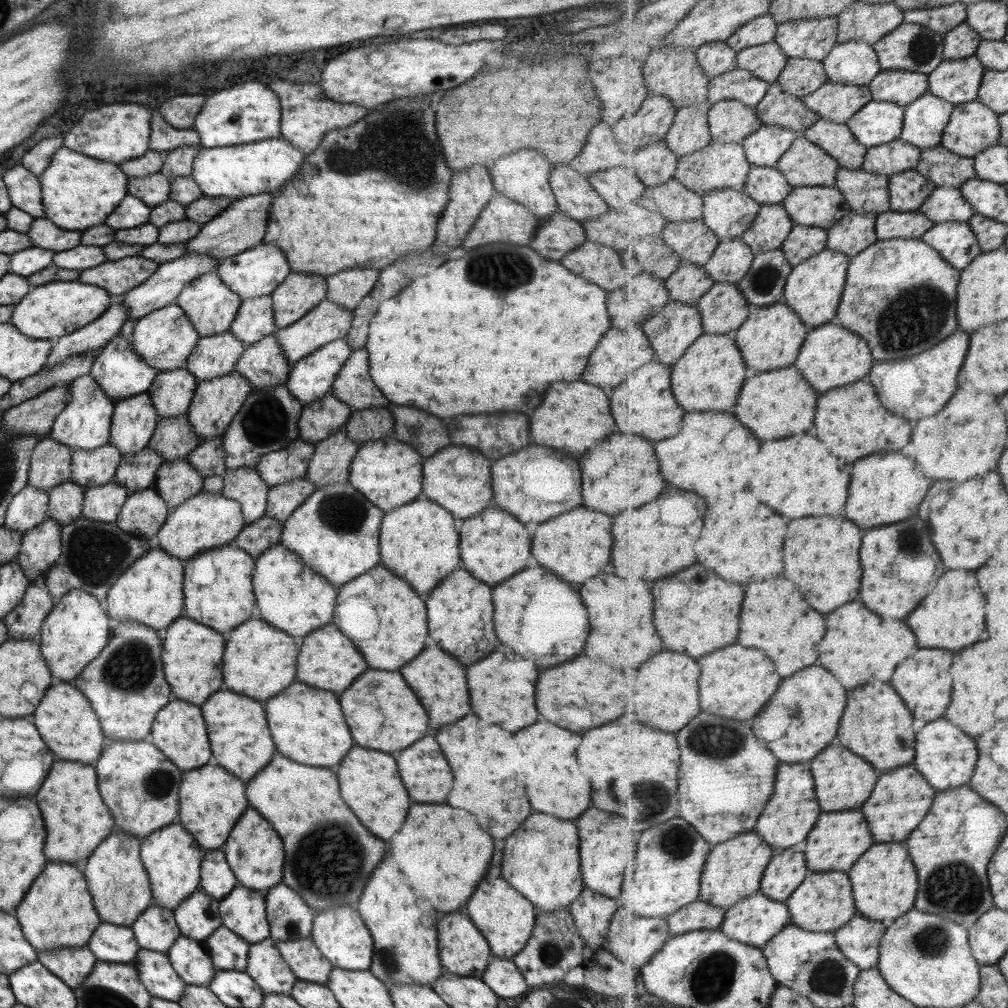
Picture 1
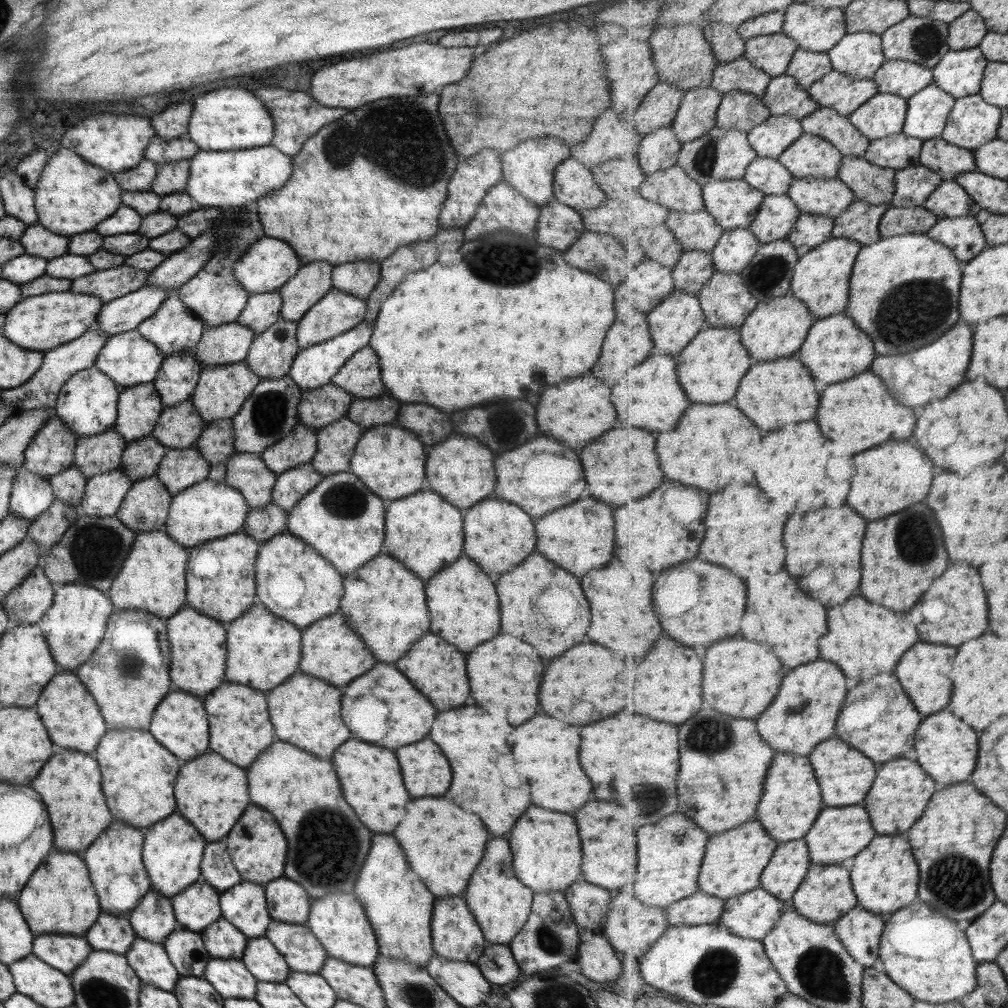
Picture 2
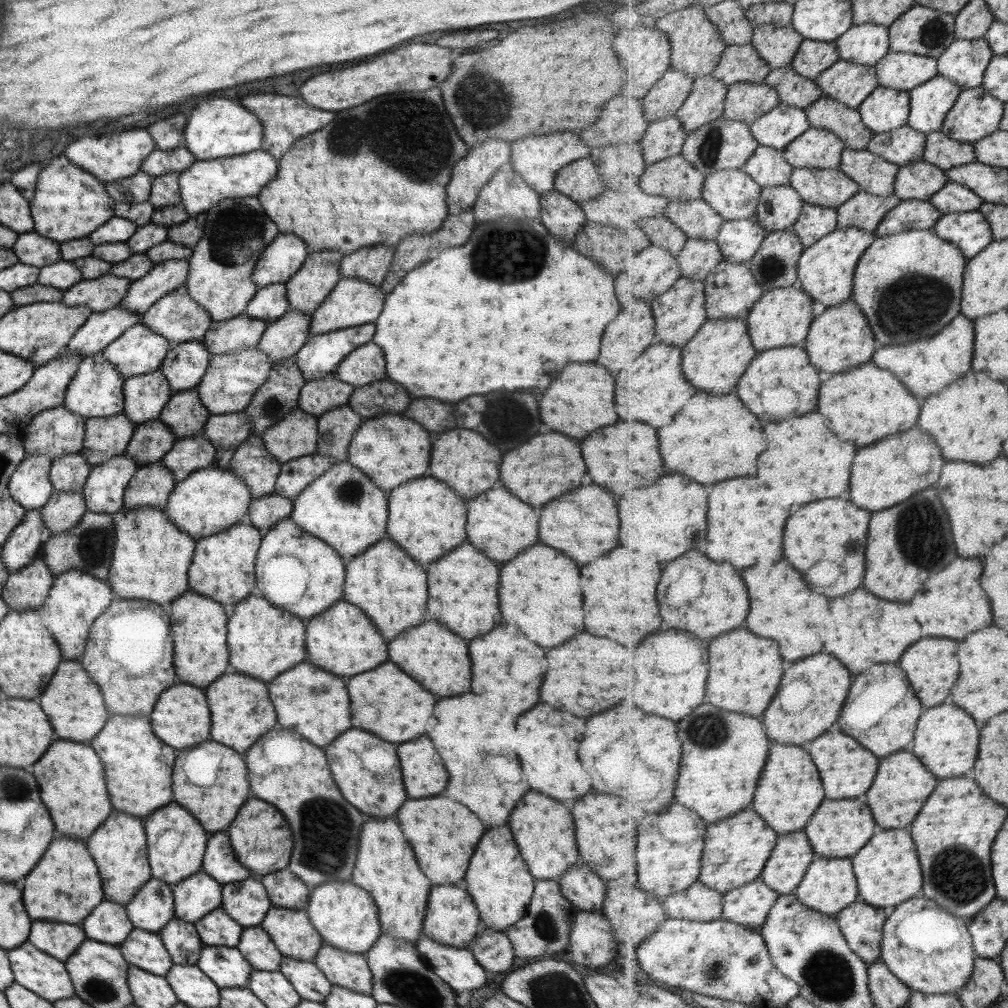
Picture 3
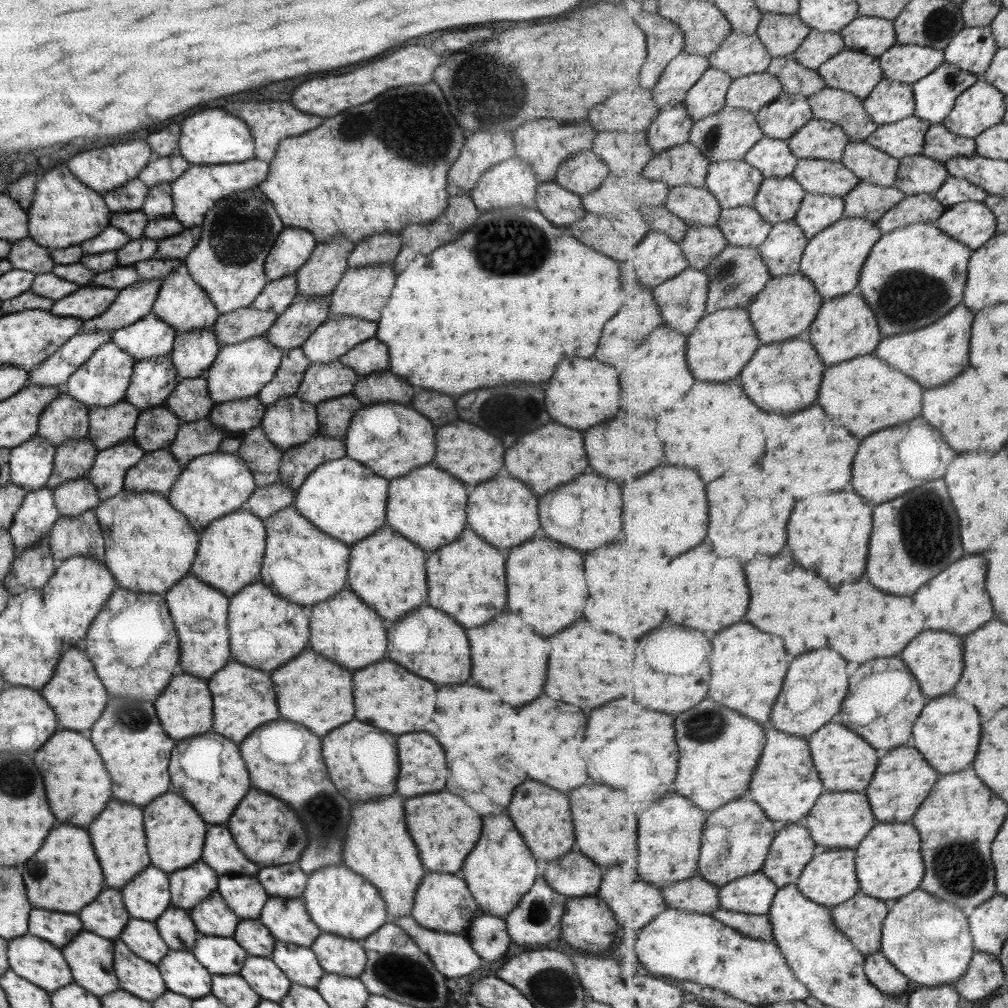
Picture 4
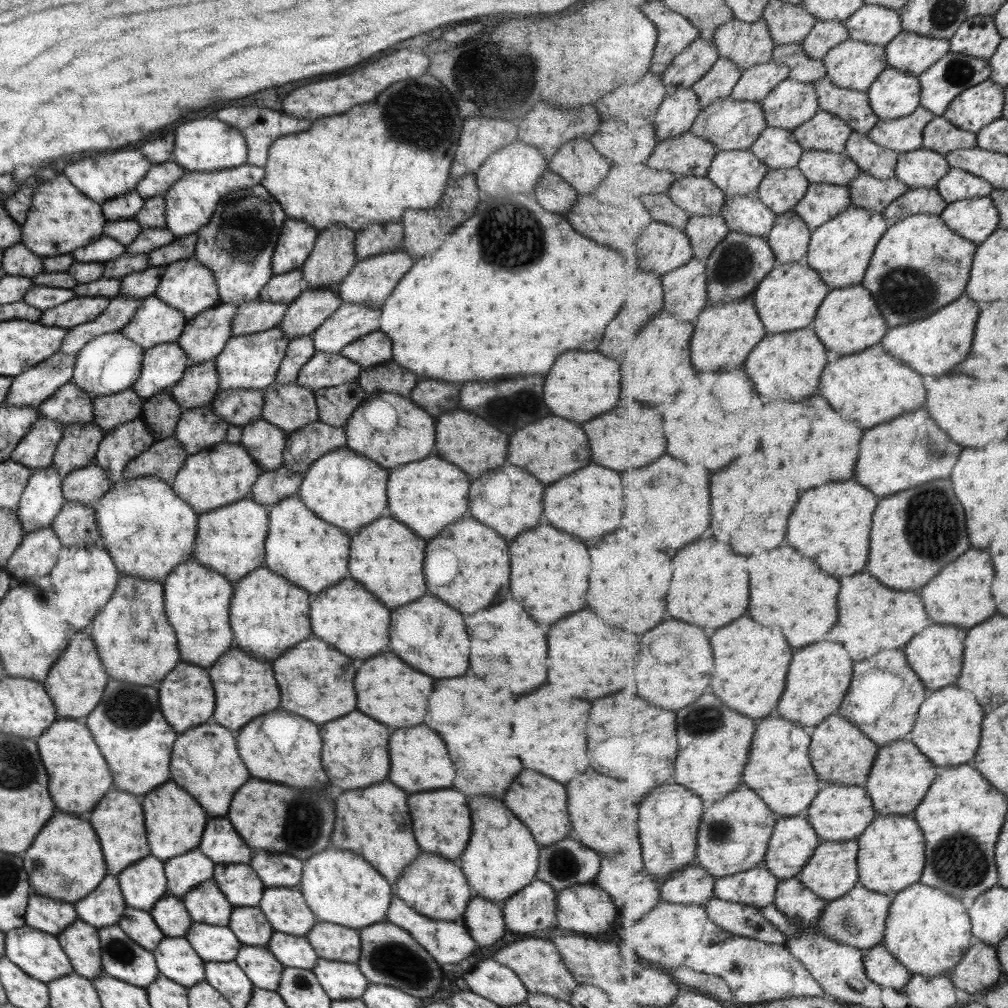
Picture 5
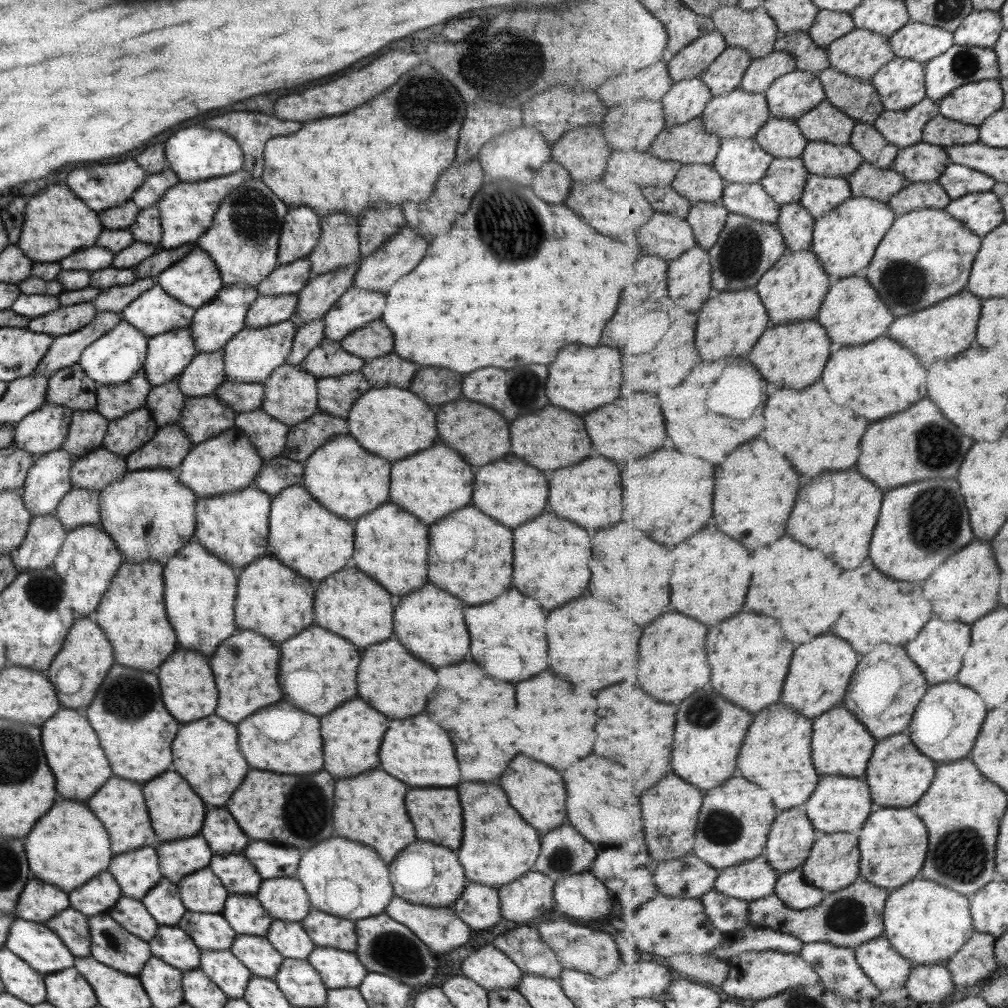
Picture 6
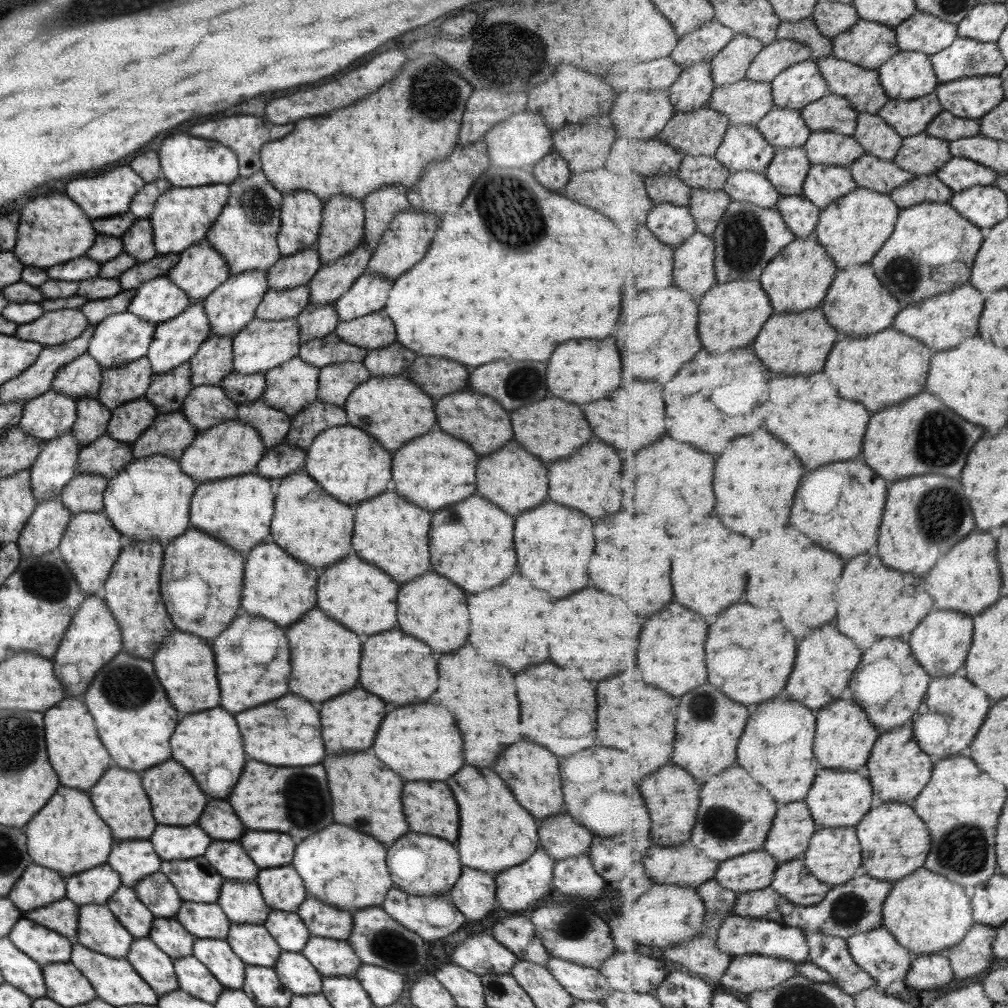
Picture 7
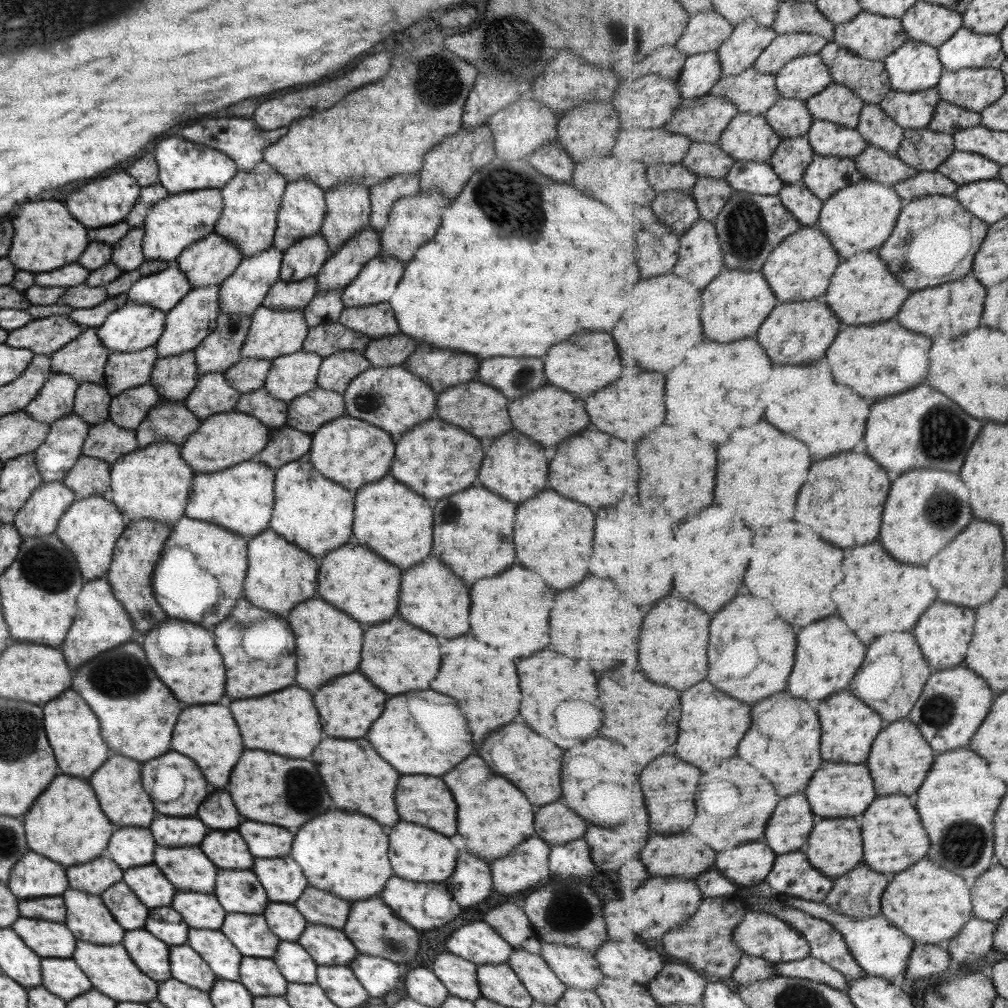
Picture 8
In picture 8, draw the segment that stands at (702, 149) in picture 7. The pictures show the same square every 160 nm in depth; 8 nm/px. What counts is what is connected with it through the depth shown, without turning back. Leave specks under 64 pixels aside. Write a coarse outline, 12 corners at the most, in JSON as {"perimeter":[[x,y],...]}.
{"perimeter":[[729,98],[684,99],[664,128],[718,144],[739,113]]}

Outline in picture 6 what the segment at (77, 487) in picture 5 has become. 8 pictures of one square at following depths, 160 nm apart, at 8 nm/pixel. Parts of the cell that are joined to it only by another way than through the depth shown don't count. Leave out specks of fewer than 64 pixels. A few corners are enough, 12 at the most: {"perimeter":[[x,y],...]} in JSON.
{"perimeter":[[100,446],[73,460],[72,487],[100,491],[121,478],[123,456]]}

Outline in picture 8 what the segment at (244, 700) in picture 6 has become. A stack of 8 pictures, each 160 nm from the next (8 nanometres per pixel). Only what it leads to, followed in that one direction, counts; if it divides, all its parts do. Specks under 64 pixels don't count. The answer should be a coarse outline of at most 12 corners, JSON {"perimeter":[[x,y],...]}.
{"perimeter":[[244,597],[213,630],[225,696],[255,698],[293,684],[293,636],[271,666],[241,650],[253,622],[285,618]]}

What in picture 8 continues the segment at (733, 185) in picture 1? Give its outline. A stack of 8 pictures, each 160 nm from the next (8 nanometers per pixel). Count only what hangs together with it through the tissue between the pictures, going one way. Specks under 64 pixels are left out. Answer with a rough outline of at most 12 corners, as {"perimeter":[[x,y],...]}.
{"perimeter":[[754,67],[722,76],[710,94],[763,115],[781,97],[776,75]]}

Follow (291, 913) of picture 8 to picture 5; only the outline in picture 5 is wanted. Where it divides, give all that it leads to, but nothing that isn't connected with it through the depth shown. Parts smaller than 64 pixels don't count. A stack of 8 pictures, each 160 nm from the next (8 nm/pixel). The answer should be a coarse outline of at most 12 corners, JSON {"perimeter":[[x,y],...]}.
{"perimeter":[[273,931],[266,948],[282,967],[312,970],[303,936]]}

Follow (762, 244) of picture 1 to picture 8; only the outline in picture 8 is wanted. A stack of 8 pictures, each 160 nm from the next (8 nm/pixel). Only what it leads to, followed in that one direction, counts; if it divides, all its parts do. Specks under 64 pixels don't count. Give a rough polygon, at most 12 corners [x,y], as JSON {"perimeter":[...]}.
{"perimeter":[[806,135],[783,139],[769,163],[784,183],[804,180],[815,156]]}

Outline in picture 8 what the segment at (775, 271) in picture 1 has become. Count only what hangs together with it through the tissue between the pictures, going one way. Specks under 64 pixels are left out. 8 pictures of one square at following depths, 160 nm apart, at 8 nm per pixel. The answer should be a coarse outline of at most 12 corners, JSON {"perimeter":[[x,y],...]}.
{"perimeter":[[803,181],[778,194],[802,226],[817,226],[824,201]]}

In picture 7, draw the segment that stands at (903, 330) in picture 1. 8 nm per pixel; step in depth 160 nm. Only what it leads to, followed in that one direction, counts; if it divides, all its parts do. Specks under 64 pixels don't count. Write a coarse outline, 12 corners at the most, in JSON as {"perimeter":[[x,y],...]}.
{"perimeter":[[901,210],[871,263],[904,309],[969,283],[986,231]]}

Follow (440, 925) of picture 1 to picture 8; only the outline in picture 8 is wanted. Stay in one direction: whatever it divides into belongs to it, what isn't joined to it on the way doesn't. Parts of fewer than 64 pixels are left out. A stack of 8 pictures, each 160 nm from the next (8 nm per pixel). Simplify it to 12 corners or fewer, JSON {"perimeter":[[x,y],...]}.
{"perimeter":[[411,822],[393,826],[392,875],[443,884],[457,850]]}

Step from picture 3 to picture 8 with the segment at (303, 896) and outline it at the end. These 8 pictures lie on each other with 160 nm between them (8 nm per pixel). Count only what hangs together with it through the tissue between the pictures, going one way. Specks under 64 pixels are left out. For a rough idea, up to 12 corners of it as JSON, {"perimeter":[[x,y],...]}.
{"perimeter":[[249,820],[237,832],[252,858],[286,858],[293,834]]}

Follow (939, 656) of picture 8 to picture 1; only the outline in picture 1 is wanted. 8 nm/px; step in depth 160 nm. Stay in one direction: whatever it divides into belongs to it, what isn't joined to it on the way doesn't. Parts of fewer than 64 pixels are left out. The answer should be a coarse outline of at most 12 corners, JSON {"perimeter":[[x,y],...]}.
{"perimeter":[[919,650],[891,684],[919,720],[945,716],[953,652]]}

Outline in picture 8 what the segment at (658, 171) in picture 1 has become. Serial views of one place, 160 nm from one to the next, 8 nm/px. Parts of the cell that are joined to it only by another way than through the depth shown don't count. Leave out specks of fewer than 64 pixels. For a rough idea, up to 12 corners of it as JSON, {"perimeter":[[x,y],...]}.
{"perimeter":[[718,51],[688,56],[676,82],[684,100],[710,94]]}

